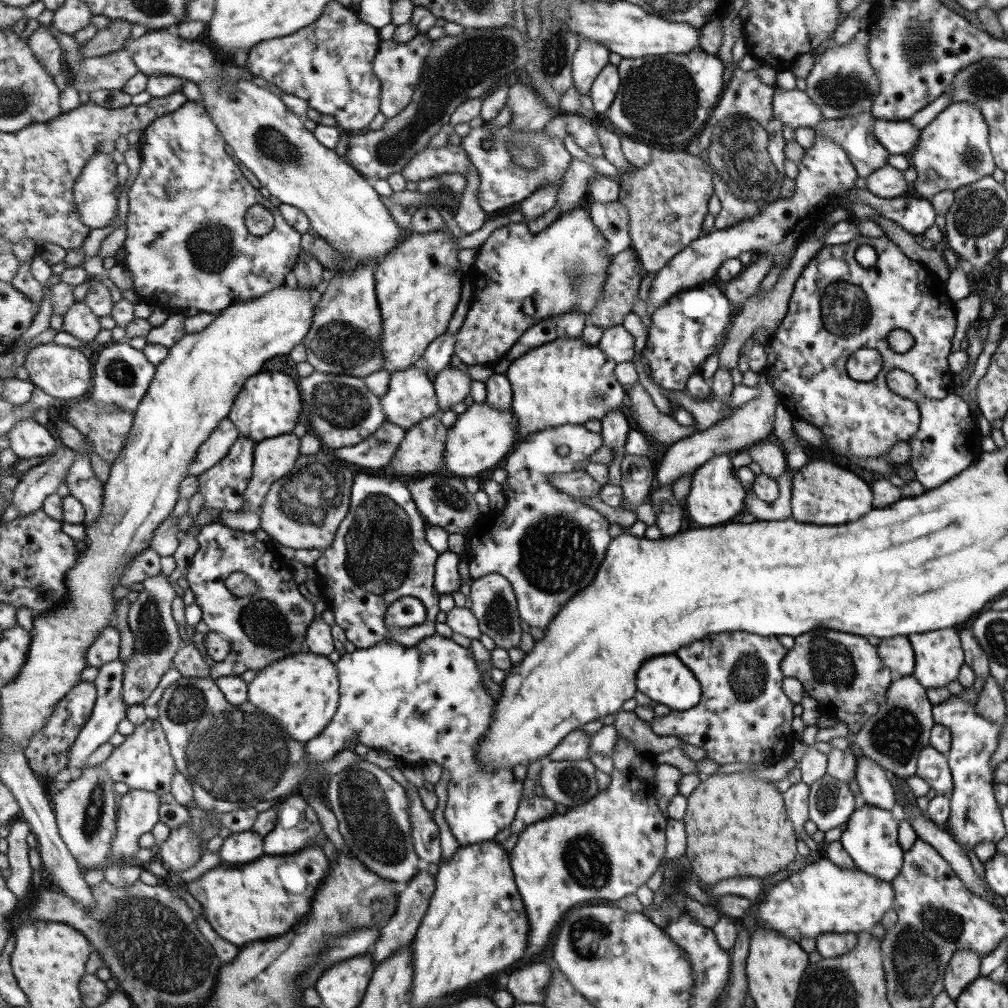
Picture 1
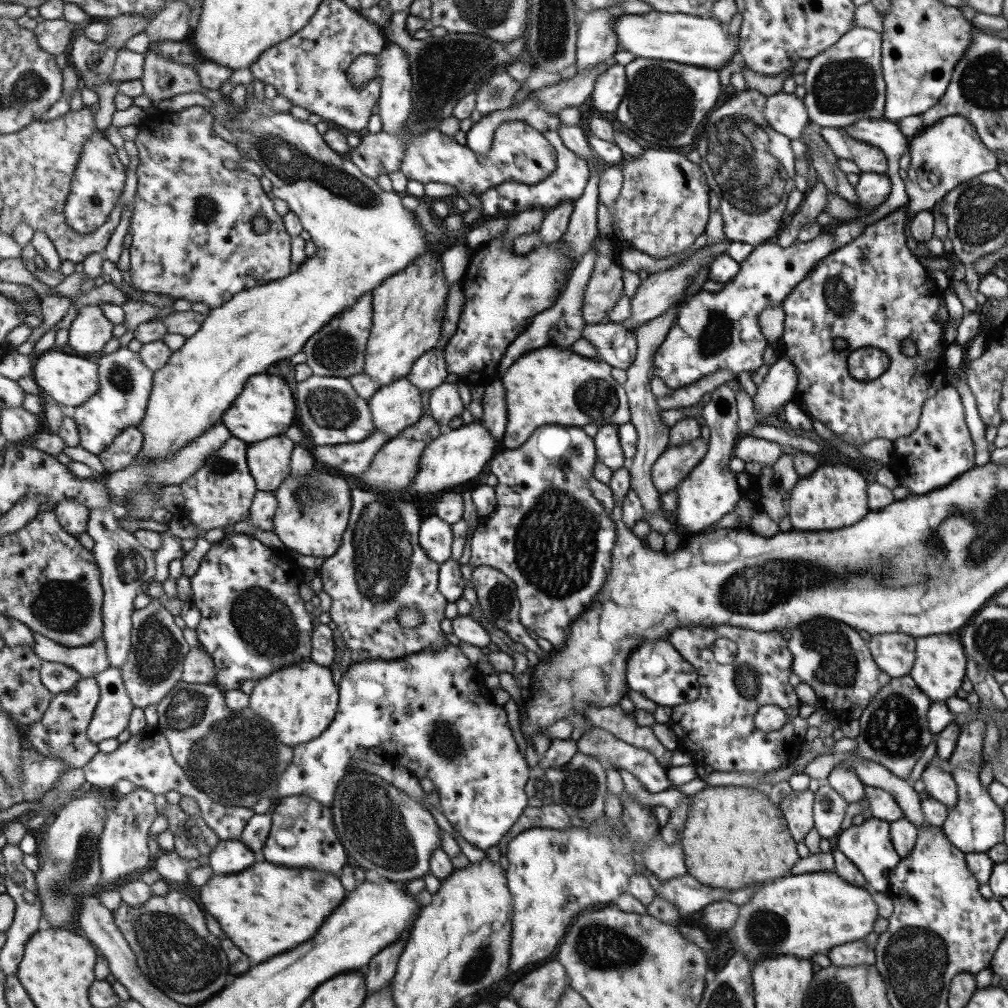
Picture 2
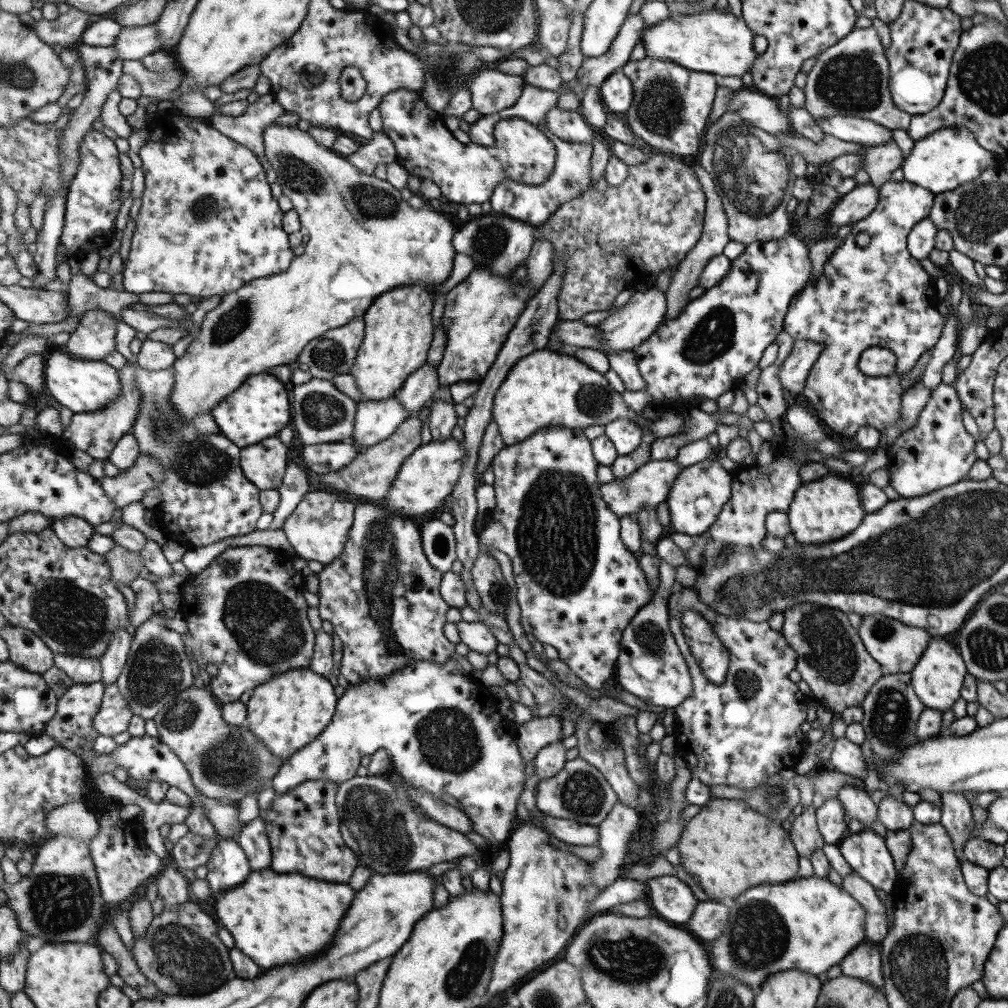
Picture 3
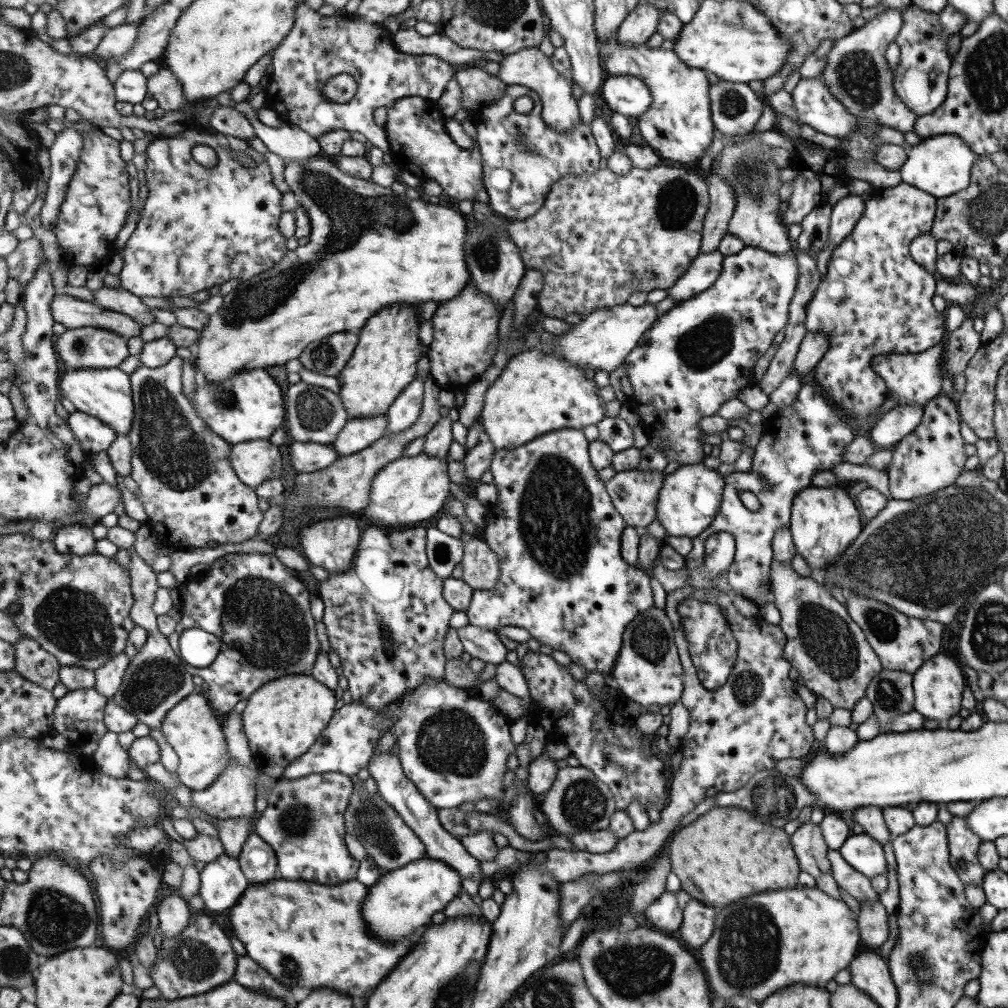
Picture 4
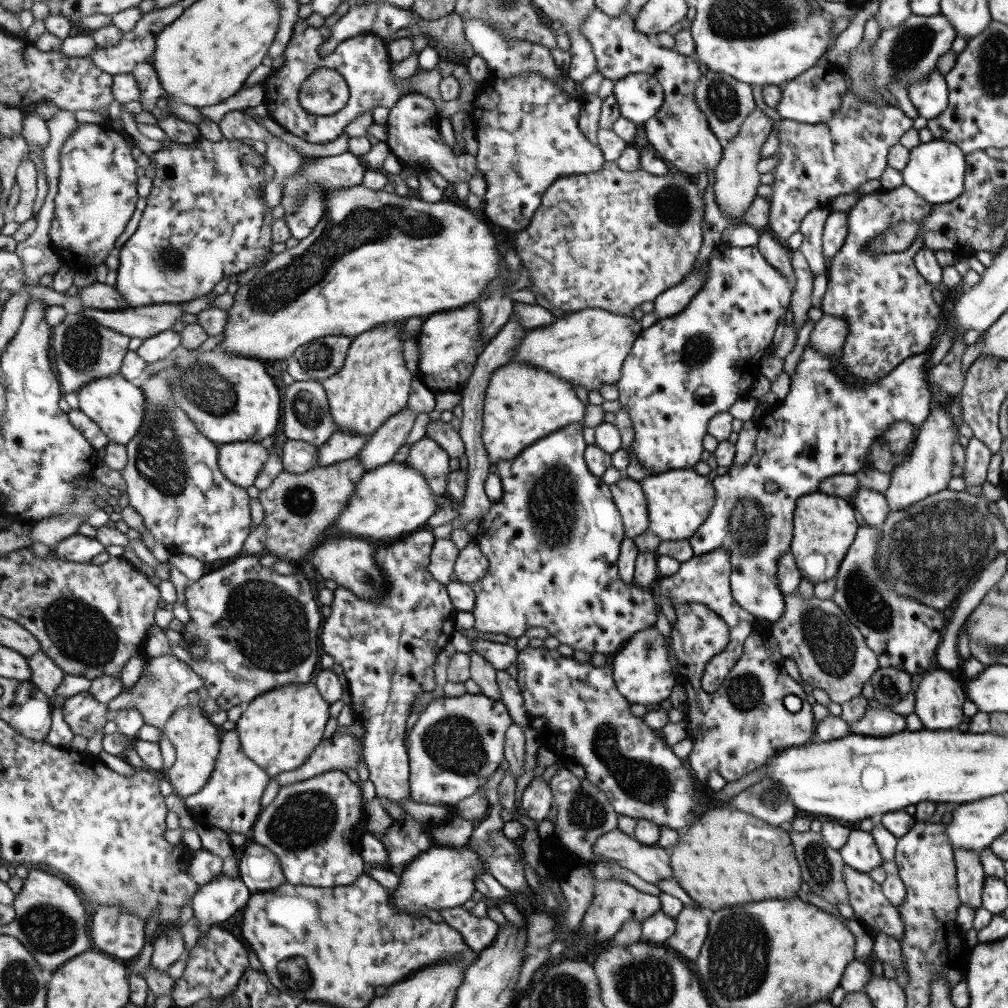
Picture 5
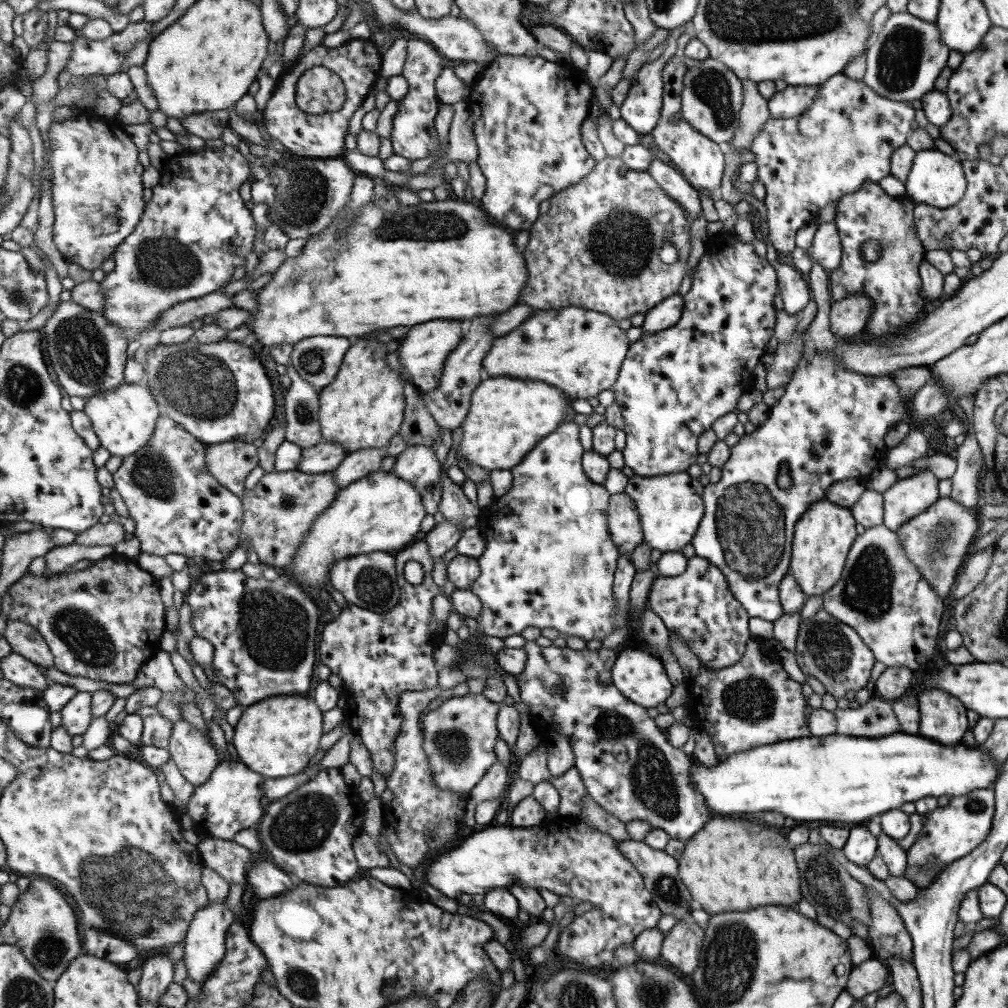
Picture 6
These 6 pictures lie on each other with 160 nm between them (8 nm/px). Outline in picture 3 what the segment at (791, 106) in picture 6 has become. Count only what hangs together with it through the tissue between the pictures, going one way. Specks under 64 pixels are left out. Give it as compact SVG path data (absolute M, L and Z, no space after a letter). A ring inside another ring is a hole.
M834 114L826 118L815 118L816 125L823 134L853 144L873 147L881 146L892 140L891 131L873 120Z

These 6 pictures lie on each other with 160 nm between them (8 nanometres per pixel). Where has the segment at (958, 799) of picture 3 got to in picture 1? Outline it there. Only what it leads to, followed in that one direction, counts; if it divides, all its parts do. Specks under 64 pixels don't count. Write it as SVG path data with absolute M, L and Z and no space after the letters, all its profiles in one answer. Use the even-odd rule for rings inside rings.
M923 747L916 758L915 775L935 791L936 795L948 797L952 790L952 777L946 755L933 747Z

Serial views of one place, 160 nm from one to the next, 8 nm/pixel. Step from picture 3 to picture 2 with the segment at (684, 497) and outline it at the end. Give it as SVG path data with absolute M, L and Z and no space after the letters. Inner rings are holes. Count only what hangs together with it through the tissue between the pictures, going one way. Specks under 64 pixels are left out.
M726 383L716 386L708 394L708 400L702 404L700 416L709 430L706 454L692 470L692 473L676 488L679 493L677 520L689 532L706 531L713 522L734 510L739 500L739 488L733 472L727 468L731 458L731 448L737 438L737 413L734 392Z

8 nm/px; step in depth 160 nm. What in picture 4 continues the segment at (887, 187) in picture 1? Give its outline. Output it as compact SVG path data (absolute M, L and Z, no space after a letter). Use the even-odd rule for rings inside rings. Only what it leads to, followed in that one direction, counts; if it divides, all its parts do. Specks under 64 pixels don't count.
M847 194L830 211L827 245L837 246L853 230L864 209L860 195Z

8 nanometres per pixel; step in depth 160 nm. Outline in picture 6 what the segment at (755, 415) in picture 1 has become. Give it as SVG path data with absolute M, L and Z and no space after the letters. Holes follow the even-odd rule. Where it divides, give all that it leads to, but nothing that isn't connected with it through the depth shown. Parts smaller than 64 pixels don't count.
M851 295L833 301L828 314L829 329L836 338L859 337L872 314L873 303L867 297ZM627 491L611 495L609 524L621 556L629 555L644 542L644 532L635 499Z

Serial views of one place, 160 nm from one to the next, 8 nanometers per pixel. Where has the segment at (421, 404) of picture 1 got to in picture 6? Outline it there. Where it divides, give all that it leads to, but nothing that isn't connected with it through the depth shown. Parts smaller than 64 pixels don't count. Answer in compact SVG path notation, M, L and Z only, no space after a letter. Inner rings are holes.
M321 442L315 446L304 448L304 460L299 470L306 473L333 473L347 458L348 450L342 445L332 442Z

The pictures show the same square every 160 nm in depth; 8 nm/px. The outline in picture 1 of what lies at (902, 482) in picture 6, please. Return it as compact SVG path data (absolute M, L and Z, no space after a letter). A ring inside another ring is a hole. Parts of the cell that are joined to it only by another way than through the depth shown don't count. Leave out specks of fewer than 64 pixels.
M889 370L885 380L891 392L916 402L920 420L917 432L907 440L911 448L911 457L907 464L911 466L915 480L925 488L925 491L929 488L937 488L940 484L957 476L982 453L979 430L972 419L974 410L959 395L949 392L942 399L919 395L912 376L901 370Z

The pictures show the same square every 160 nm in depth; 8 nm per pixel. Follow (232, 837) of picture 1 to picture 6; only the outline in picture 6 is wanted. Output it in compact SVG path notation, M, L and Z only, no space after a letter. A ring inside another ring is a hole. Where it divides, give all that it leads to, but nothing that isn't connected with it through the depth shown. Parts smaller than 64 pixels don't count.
M210 902L207 908L199 909L191 921L185 942L185 966L188 976L196 983L203 984L214 973L217 965L225 958L226 938L230 926L236 922L234 910L226 902Z

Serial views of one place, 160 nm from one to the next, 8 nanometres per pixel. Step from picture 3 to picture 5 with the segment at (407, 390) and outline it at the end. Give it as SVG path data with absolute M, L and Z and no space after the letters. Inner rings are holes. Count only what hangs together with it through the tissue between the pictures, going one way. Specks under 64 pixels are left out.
M407 406L391 416L391 420L387 420L387 423L369 438L366 447L359 454L368 471L394 460L415 426L415 416L412 408Z

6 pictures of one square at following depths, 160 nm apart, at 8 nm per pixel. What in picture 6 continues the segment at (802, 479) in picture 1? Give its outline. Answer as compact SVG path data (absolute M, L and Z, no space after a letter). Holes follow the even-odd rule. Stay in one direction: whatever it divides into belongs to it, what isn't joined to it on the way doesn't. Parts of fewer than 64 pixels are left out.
M827 499L809 503L805 512L795 521L788 573L791 573L805 596L822 595L839 580L849 547L857 536L855 524L849 508L833 504Z

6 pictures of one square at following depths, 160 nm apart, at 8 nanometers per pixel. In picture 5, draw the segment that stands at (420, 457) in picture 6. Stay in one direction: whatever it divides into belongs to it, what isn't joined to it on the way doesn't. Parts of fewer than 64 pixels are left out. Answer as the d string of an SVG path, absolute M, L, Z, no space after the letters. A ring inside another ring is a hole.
M424 436L413 444L407 462L419 469L430 482L435 496L445 496L448 492L450 467L450 452L445 450L436 440Z

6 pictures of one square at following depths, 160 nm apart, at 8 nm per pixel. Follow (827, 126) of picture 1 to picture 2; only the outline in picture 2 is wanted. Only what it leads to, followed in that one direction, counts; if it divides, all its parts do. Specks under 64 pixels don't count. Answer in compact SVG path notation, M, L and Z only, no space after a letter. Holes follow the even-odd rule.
M818 127L817 131L837 159L851 160L852 163L859 167L860 173L886 174L886 158L879 148L871 146L866 142L855 140L852 136L846 134L844 127Z

